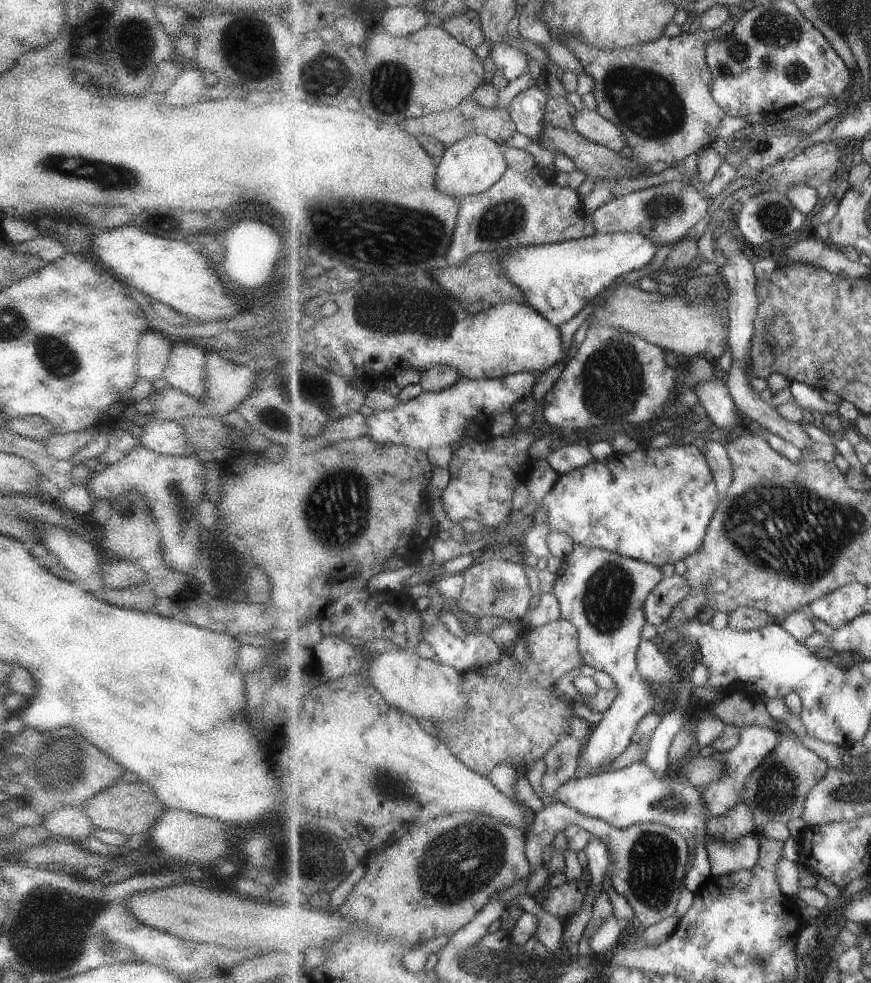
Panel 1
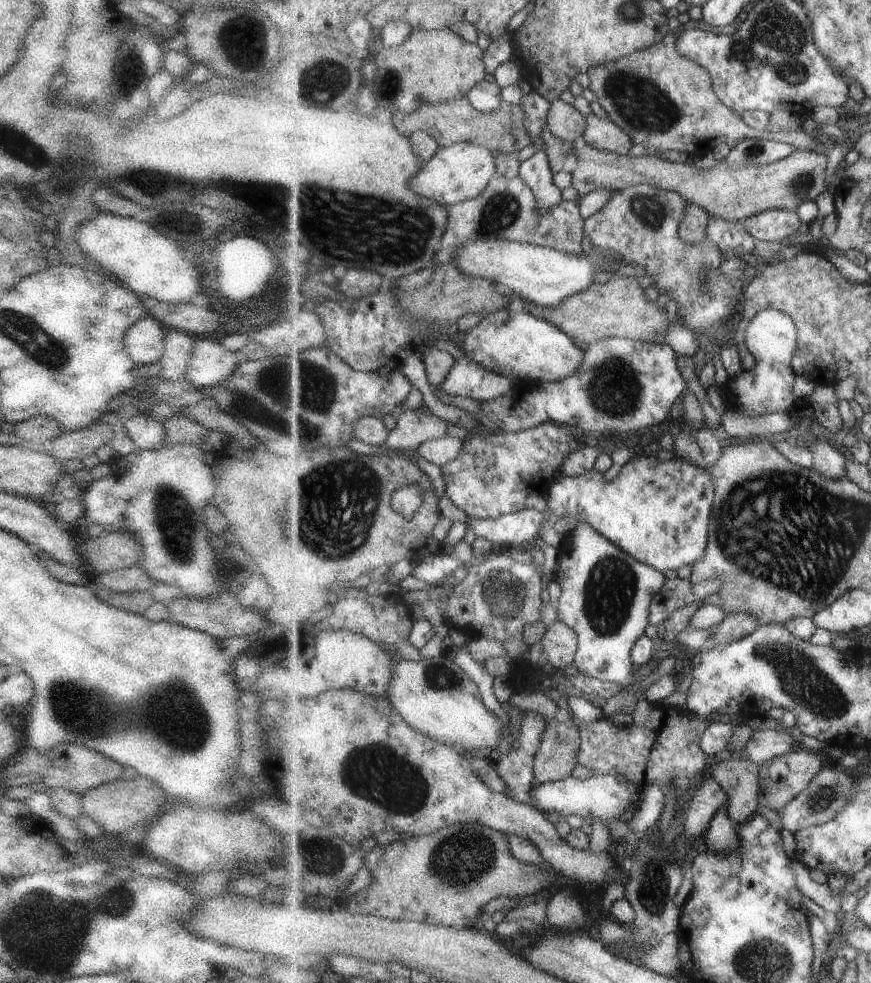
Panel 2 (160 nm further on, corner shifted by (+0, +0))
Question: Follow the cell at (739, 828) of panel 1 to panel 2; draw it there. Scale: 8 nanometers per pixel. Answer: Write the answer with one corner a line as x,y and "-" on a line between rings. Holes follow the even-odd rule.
728,759
714,762
709,776
728,793
727,812
735,826
747,824
757,814
762,797
759,770
751,760

